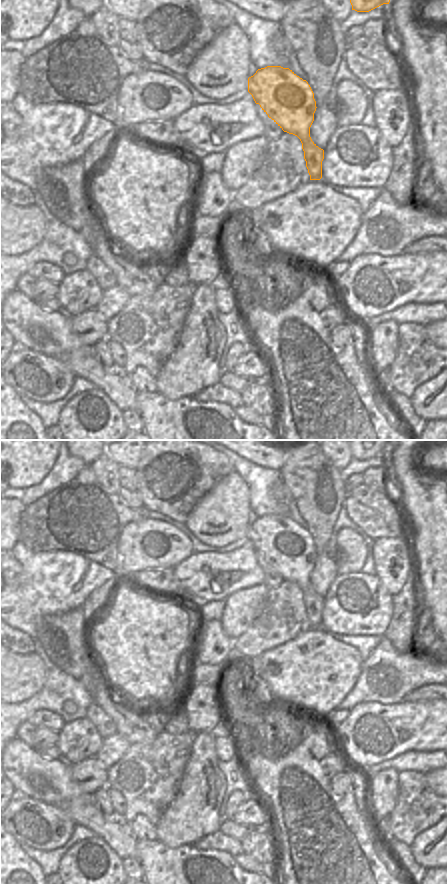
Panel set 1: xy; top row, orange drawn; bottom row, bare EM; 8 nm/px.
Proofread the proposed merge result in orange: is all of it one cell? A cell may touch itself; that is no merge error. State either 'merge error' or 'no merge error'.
no merge error

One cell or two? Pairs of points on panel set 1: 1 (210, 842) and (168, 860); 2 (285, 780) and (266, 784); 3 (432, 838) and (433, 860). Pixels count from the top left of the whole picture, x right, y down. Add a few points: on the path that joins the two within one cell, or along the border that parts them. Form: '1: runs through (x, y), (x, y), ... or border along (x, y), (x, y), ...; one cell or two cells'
1: border along (191, 844), (199, 849), (220, 850); two cells
2: runs through (280, 780), (271, 780); one cell
3: runs through (426, 845), (422, 850), (422, 854), (426, 856); one cell

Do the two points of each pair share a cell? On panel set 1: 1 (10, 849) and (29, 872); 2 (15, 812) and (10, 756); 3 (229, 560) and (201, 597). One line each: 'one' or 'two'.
1: one
2: two
3: one

